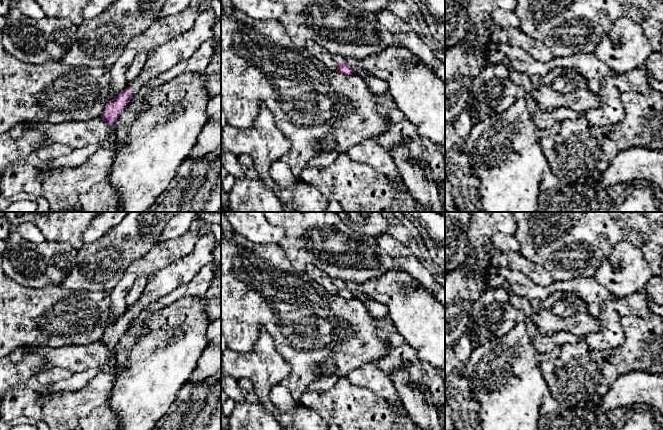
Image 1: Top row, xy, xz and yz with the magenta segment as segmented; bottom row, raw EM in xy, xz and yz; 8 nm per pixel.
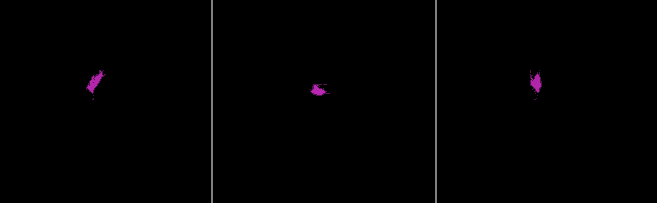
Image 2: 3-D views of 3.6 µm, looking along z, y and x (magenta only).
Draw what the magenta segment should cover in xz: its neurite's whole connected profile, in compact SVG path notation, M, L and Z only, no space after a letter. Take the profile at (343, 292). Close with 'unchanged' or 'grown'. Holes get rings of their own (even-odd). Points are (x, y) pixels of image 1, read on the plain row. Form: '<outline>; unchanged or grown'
M334 279L334 285L336 286L337 289L337 296L343 298L343 299L351 299L354 297L353 292L347 289L345 286L345 281L339 280L339 279Z; grown

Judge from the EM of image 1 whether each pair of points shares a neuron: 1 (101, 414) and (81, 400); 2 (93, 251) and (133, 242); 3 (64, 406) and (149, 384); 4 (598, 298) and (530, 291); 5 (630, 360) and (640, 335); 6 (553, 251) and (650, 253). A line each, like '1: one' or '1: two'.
1: two
2: one
3: two
4: one
5: one
6: one

